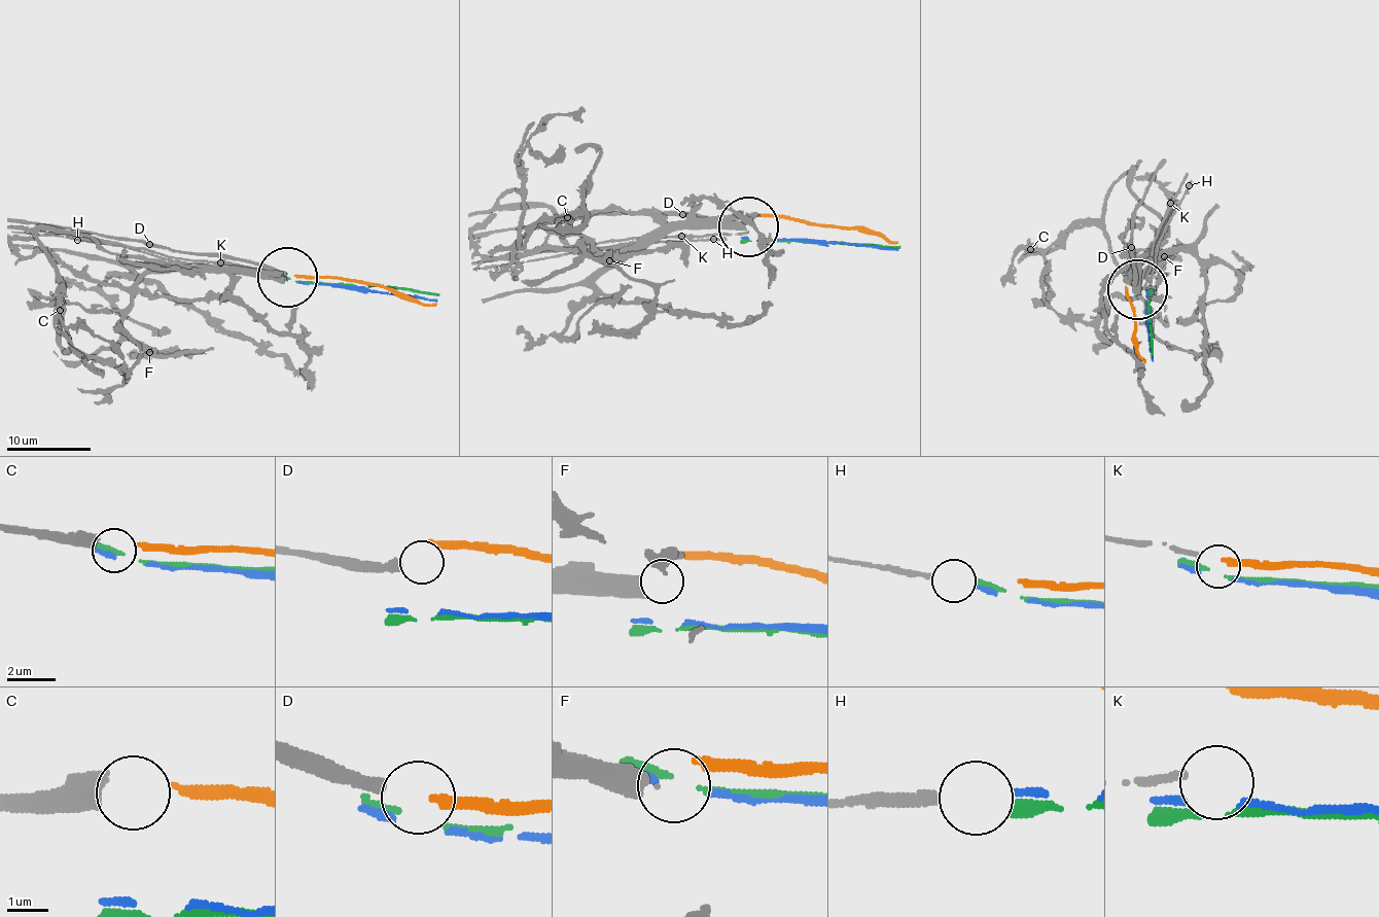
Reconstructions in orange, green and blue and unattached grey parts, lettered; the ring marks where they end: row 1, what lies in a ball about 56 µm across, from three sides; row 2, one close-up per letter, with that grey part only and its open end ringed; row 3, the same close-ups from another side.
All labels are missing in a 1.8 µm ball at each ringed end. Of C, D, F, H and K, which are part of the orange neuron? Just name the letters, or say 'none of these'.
C

